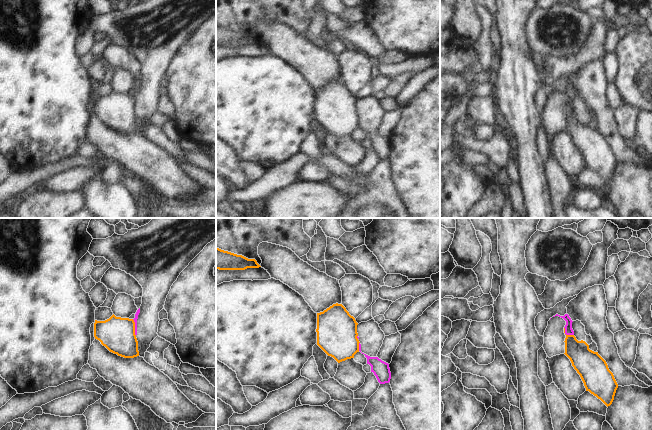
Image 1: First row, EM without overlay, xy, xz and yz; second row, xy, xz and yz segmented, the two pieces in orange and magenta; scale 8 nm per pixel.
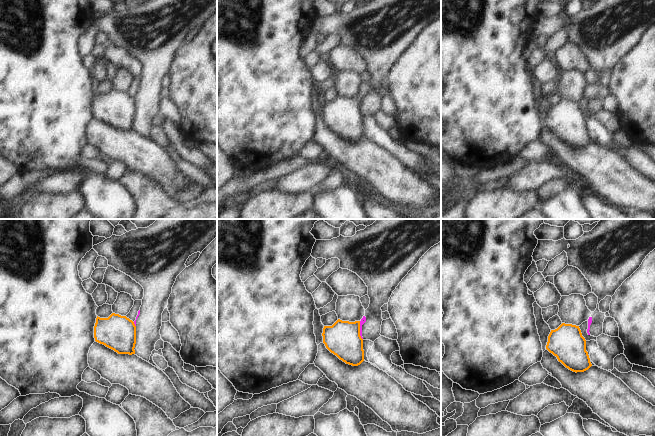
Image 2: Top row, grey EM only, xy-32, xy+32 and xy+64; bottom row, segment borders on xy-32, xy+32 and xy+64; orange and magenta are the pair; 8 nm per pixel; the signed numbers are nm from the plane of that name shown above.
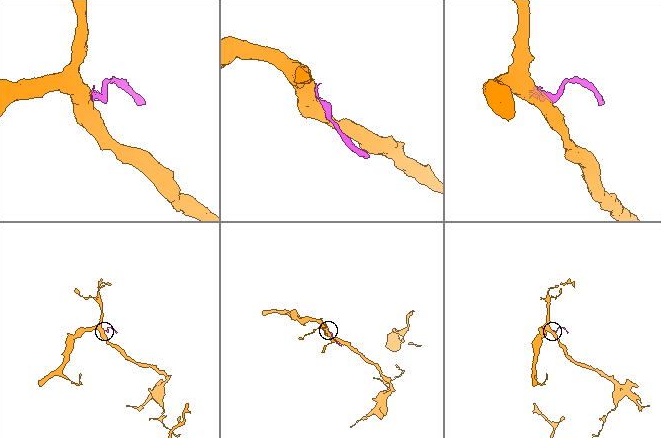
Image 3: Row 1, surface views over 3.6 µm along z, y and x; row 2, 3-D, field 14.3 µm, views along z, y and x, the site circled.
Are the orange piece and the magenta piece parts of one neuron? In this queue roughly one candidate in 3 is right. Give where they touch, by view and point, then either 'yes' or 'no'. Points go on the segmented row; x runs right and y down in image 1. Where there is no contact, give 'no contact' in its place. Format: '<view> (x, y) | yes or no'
xy (134, 327) | no

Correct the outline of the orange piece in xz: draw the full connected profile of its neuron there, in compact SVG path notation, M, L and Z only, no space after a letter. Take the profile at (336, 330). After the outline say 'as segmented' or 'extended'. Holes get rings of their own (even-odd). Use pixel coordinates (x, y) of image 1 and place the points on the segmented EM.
M333 304L317 313L317 345L338 363L354 358L360 343L357 325L342 304Z; as segmented

